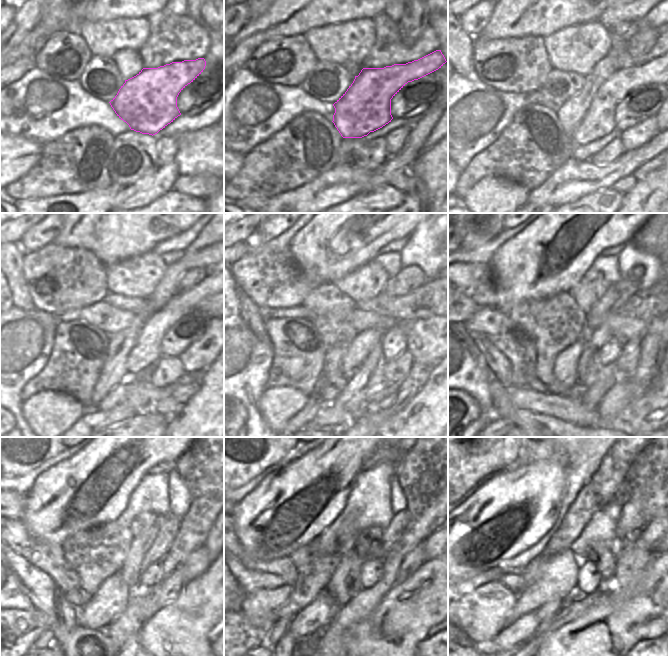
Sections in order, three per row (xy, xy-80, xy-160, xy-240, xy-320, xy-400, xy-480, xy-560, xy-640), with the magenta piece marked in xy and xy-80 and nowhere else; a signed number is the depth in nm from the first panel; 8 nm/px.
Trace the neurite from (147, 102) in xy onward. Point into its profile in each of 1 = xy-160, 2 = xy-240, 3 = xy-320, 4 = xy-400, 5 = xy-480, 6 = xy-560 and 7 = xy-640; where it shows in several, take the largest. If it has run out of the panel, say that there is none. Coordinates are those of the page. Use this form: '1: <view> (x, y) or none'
1: xy-160 (599, 120)
2: xy-240 (147, 350)
3: xy-320 (357, 351)
4: xy-400 (565, 367)
5: xy-480 (111, 599)
6: xy-560 (319, 613)
7: xy-640 (520, 631)

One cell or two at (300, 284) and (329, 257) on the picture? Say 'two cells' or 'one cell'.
two cells

